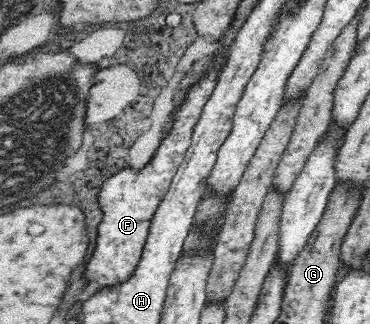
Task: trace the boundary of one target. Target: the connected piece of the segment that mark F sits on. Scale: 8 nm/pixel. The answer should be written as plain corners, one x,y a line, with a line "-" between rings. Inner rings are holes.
219,57
217,67
211,73
203,75
203,79
189,89
189,99
185,101
185,105
175,115
173,129
167,135
167,139
161,141
155,157
139,173
134,173
132,169
125,167
125,170
115,174
115,177
111,177
103,185
99,201
101,201
100,205
105,211
105,219
103,219
103,223
99,227
99,237
101,239
97,239
95,255
91,257
89,267
87,267
89,279
97,277
100,283
99,289
103,289
104,285
107,284
118,284
120,281
125,281
137,267
143,253
143,246
145,246
148,237
153,214
163,194
167,193
170,181
181,165
187,149
189,149
192,129
200,117
203,104
207,101
216,84
216,73
223,62
224,59

